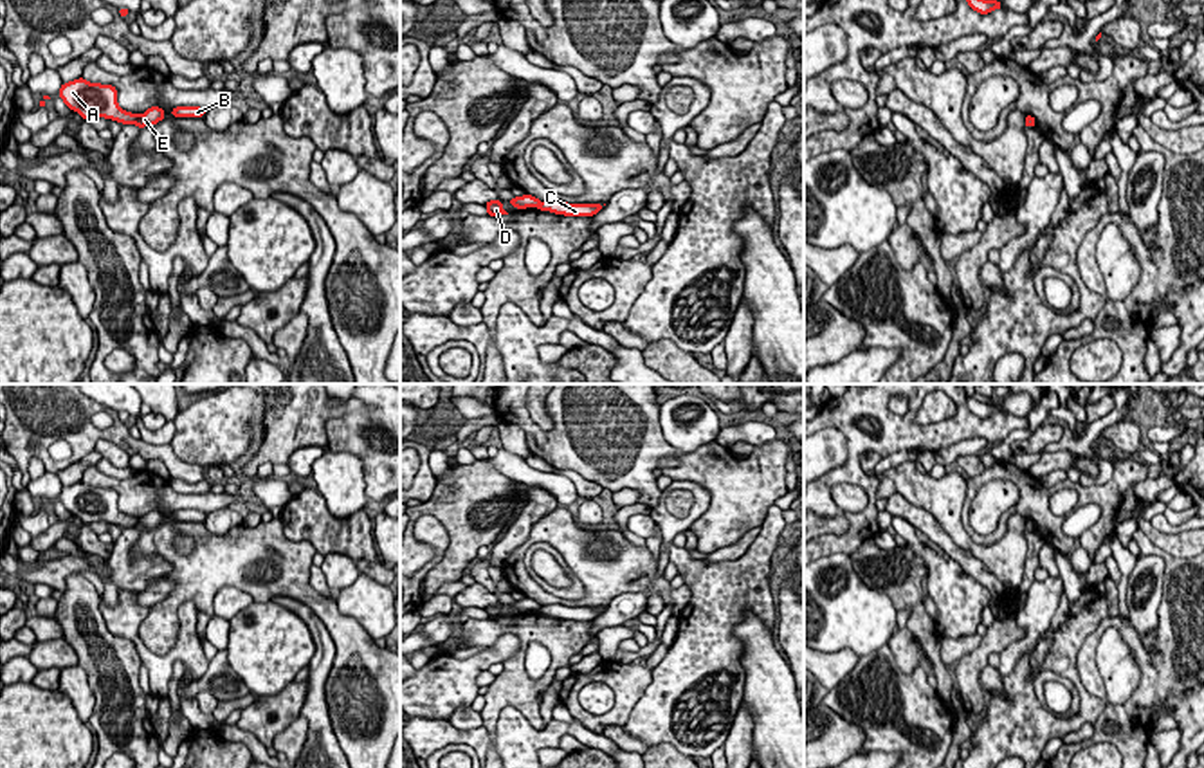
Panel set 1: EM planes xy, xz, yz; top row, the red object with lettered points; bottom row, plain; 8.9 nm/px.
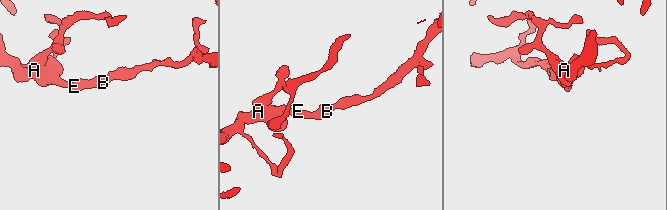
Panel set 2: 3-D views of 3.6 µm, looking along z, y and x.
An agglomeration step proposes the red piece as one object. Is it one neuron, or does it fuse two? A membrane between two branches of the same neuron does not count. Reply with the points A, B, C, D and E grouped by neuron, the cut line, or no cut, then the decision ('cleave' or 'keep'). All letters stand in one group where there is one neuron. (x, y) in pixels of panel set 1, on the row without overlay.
A D / B C E; cut in xy along (137, 520), (134, 527); cleave

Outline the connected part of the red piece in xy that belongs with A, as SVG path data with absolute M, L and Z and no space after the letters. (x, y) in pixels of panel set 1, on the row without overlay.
M79 481L63 487L59 492L59 501L85 525L105 521L130 528L137 523L137 517L126 516L119 510L117 492L114 489L90 487L85 481Z

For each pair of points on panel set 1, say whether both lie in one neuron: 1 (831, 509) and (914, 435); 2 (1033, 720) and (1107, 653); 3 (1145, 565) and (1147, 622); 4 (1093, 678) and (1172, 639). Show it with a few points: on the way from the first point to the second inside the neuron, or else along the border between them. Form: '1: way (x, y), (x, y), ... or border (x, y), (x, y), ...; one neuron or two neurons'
1: way (833, 480), (866, 442), (878, 442), (885, 435); one neuron
2: way (1062, 723), (1103, 702), (1112, 682); one neuron
3: way (1156, 576), (1158, 583), (1147, 608); one neuron
4: way (1089, 648), (1107, 624), (1118, 624), (1141, 649); one neuron

